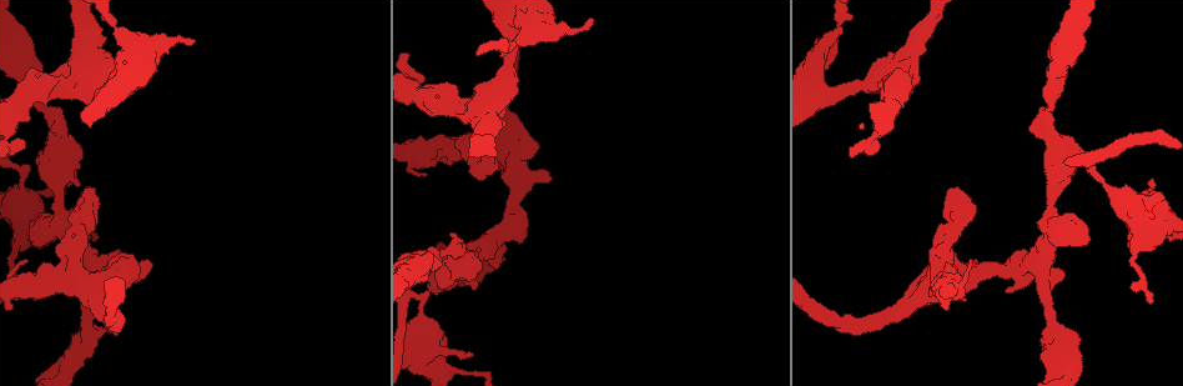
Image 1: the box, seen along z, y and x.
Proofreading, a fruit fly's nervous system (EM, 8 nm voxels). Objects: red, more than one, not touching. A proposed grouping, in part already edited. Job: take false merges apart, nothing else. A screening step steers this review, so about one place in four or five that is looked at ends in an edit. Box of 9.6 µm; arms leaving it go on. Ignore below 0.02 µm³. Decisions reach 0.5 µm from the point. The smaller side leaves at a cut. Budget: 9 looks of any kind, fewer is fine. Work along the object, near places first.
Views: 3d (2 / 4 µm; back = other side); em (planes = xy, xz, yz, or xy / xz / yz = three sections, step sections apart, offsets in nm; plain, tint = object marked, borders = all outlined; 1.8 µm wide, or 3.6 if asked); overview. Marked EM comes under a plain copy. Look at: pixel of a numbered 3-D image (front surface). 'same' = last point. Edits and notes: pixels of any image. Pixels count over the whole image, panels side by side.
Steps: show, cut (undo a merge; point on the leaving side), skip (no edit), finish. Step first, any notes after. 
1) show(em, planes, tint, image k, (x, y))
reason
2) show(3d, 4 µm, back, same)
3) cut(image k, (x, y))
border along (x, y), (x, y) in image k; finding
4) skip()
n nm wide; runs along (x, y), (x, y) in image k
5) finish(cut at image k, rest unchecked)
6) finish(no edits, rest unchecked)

show(em, 3.6 µm, planes, tint, image 1, (59, 186))
two arms in line, one across

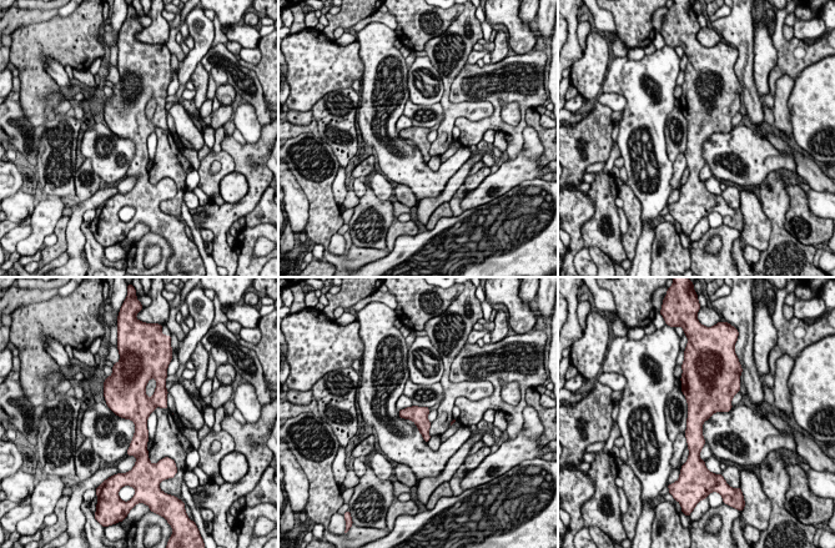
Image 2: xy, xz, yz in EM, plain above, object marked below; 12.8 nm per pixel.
skip()
220 nm wide; one neuron here

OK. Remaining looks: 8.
show(em, 3.6 µm, planes, tint, image 1, (1036, 264))
sharp bend

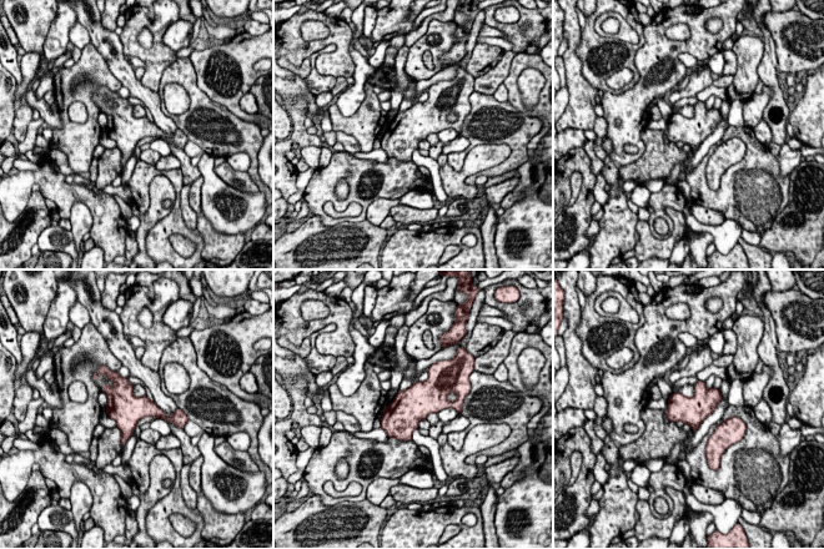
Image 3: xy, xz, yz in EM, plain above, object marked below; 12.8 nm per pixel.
skip()
continuous, no second neuron

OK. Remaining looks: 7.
show(em, planes, tint, image 1, (927, 285))
sharp bend

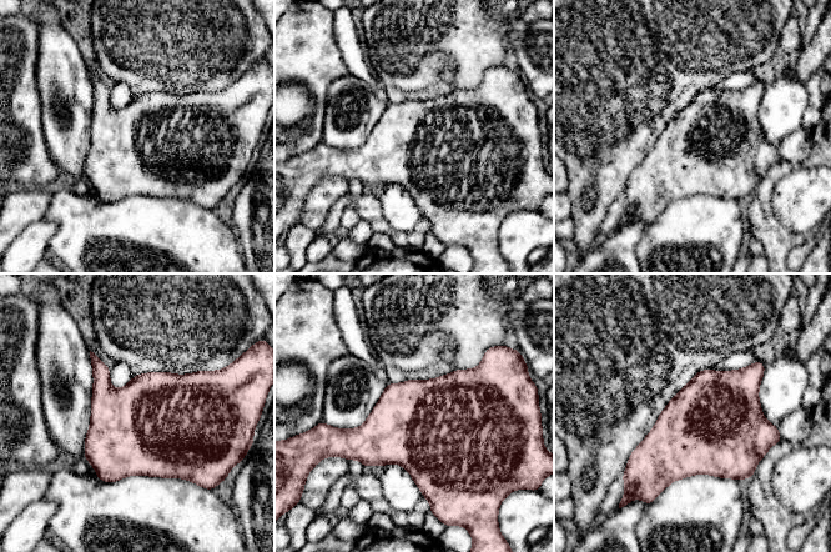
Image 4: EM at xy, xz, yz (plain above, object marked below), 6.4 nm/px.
skip()
600 nm wide; all the same neuron

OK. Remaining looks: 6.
show(3d, 4 µm, image 1, (112, 25))
thick turns thin

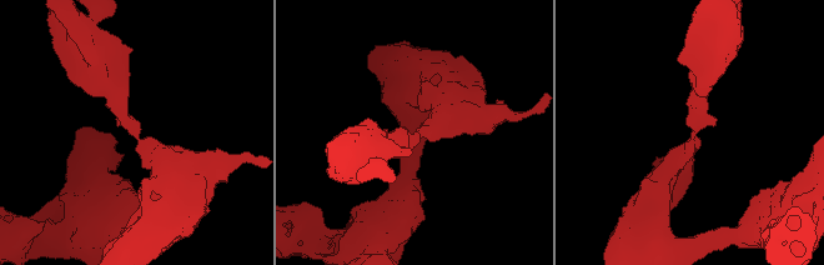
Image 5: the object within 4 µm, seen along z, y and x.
show(em, xz, step 4, tint, image 5, (414, 133))
arms of 200, 320 nm; need the tissue

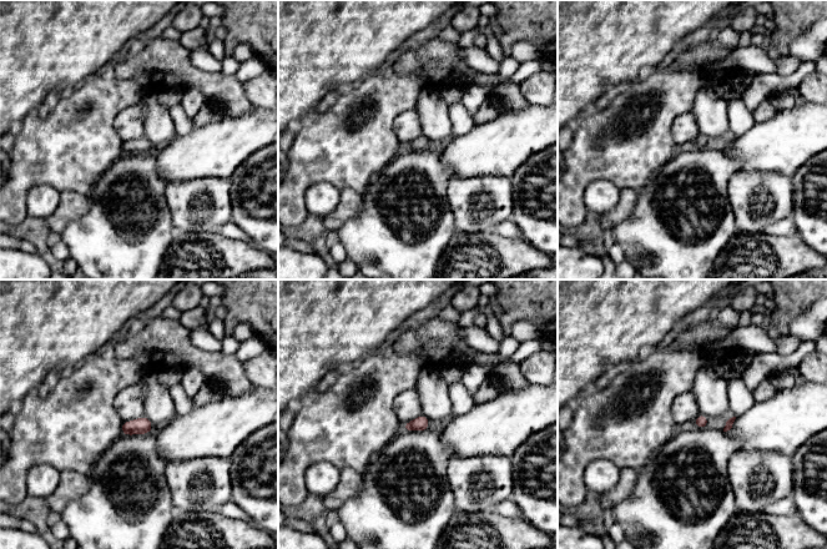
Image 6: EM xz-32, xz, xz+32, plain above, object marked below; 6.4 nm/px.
show(em, planes, tint, same)
cut it another way

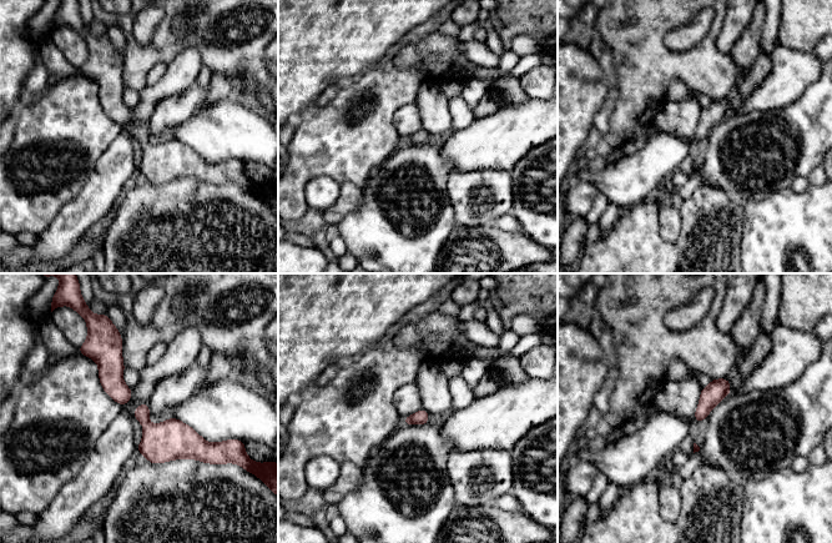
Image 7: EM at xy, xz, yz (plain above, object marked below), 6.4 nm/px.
skip()
one neuron here

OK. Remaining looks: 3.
finish(no edits, rest unchecked)

